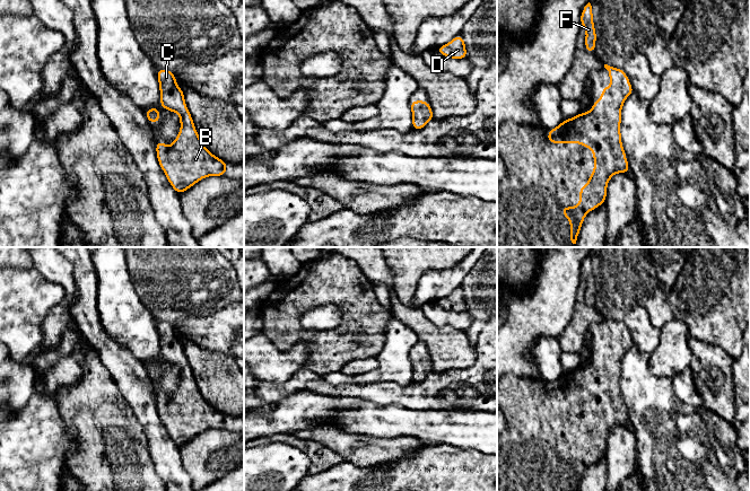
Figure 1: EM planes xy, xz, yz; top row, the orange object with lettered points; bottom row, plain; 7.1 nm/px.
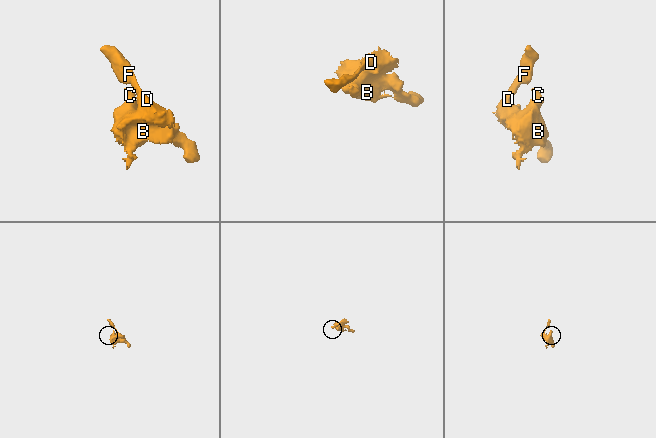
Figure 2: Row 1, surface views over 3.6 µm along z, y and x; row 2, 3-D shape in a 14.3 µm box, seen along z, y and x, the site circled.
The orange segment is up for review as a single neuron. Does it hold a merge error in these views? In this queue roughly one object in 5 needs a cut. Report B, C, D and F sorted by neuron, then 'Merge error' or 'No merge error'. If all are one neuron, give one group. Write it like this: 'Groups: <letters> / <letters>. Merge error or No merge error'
Groups: B C D F. No merge error

